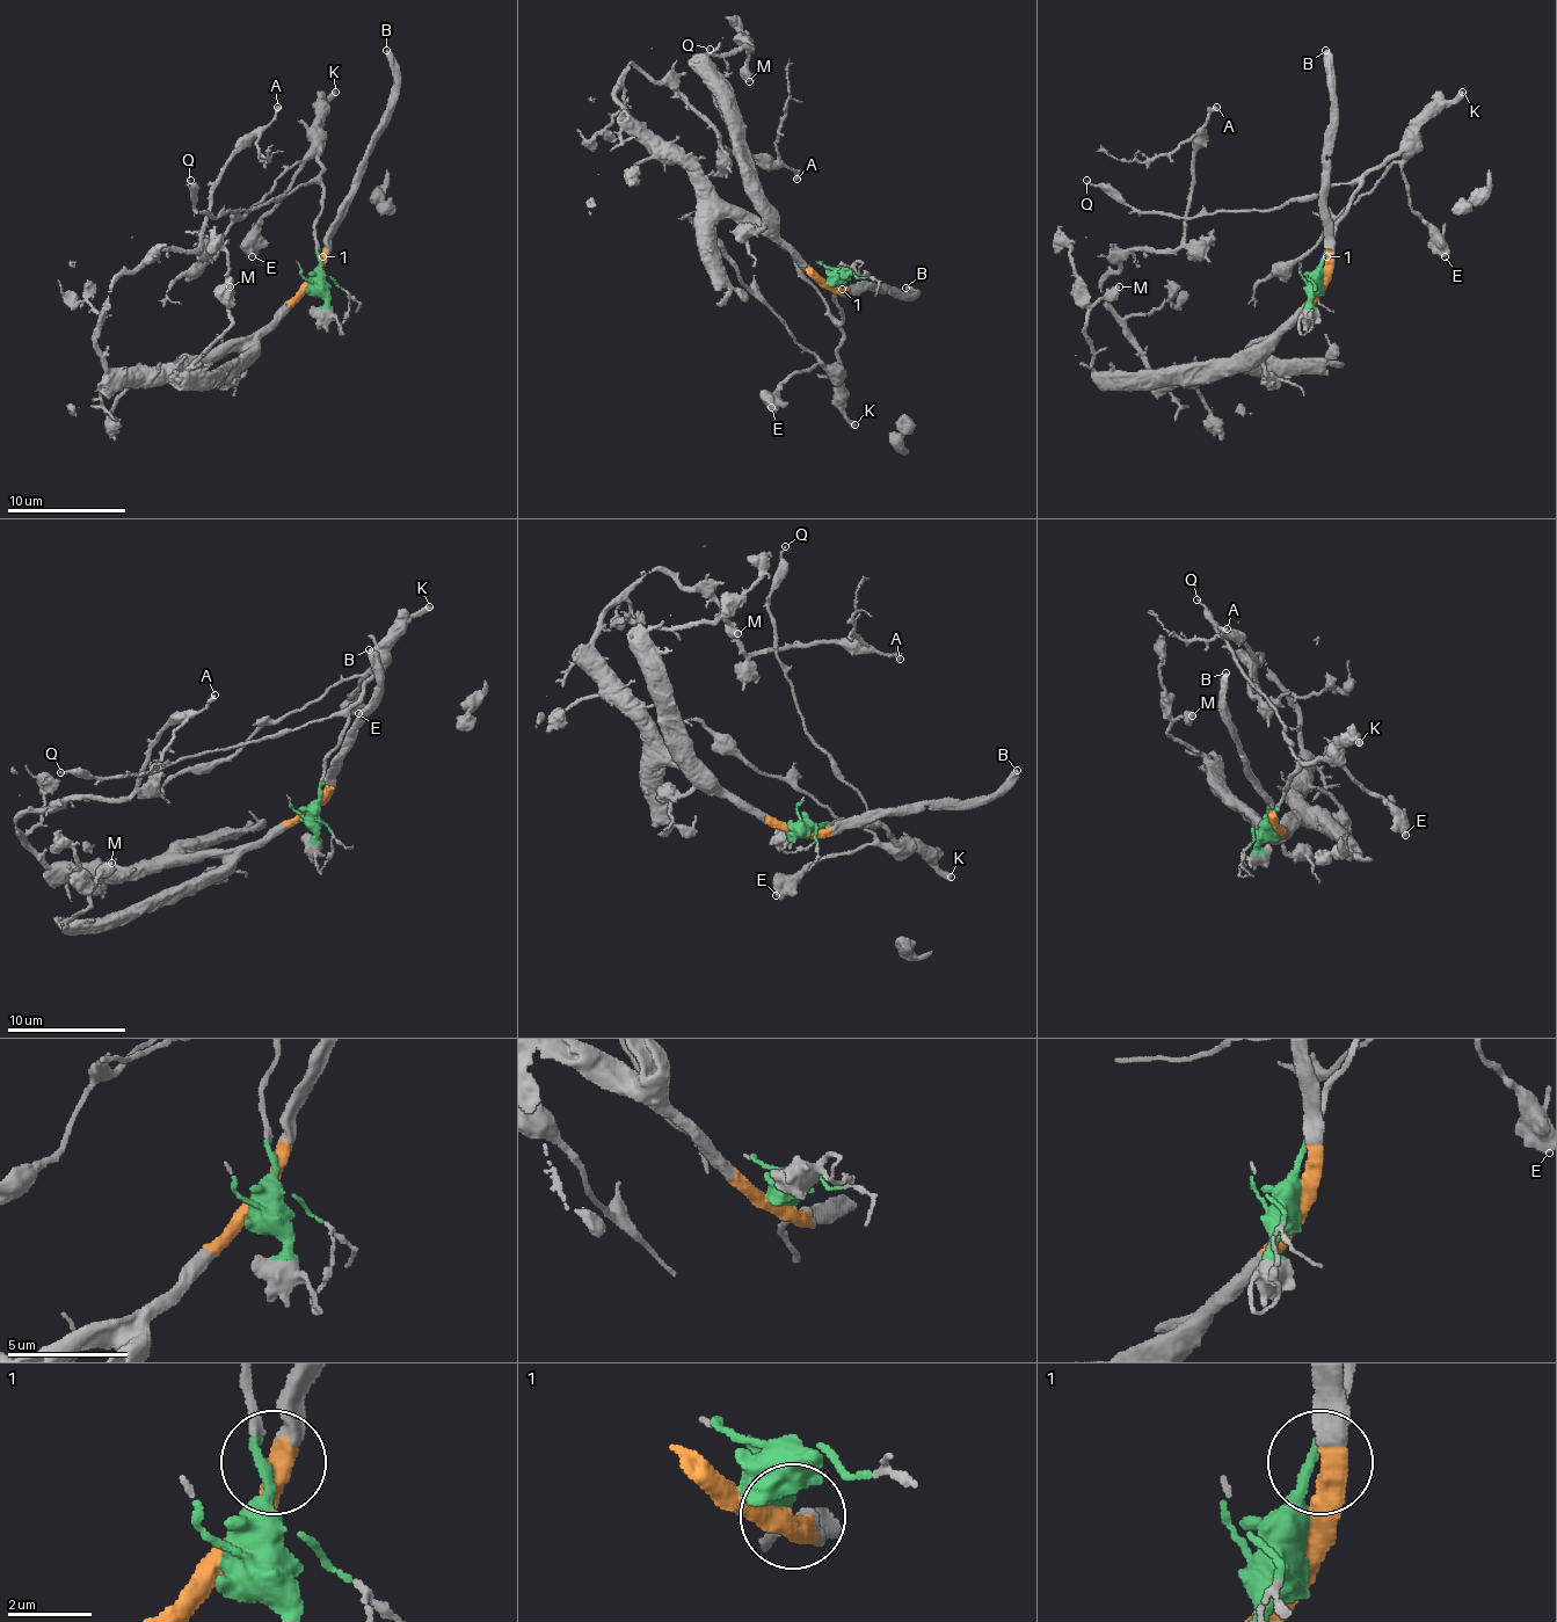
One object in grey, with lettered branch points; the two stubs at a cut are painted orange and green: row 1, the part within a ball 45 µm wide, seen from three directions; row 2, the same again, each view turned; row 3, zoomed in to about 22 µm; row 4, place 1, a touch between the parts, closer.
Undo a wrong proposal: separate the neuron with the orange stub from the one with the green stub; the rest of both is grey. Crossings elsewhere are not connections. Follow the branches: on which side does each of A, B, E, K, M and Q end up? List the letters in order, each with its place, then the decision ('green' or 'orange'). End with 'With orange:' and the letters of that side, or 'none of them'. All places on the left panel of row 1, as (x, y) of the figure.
A: at (277, 107); orange
B: at (386, 50); orange
E: at (252, 256); green
K: at (335, 92); green
M: at (230, 286); orange
Q: at (190, 180); green
With orange: A, B, M

